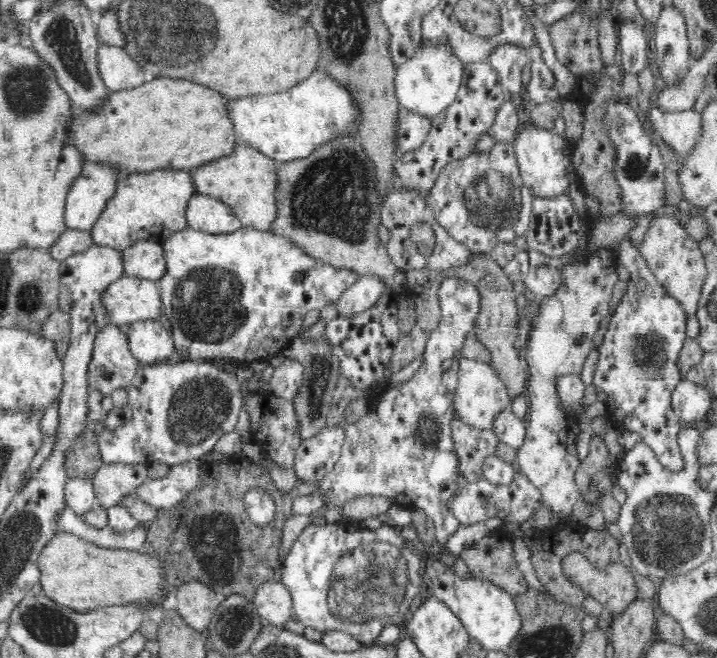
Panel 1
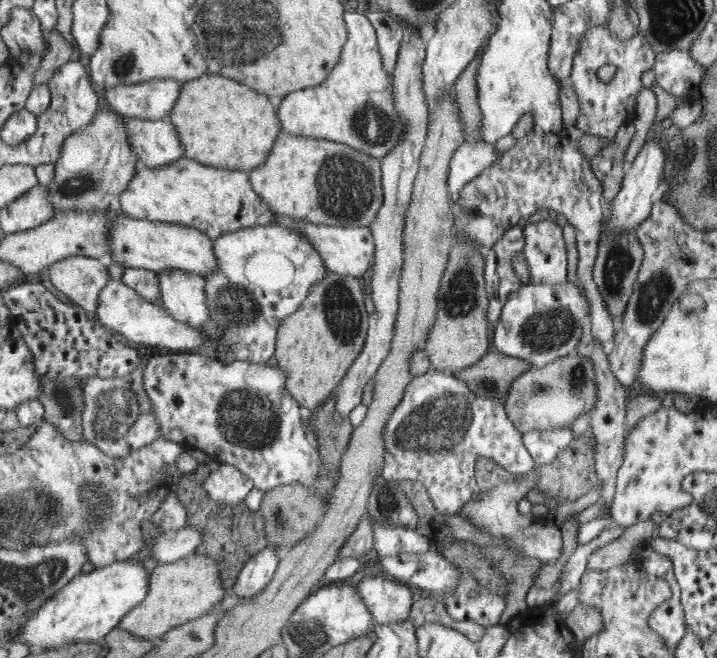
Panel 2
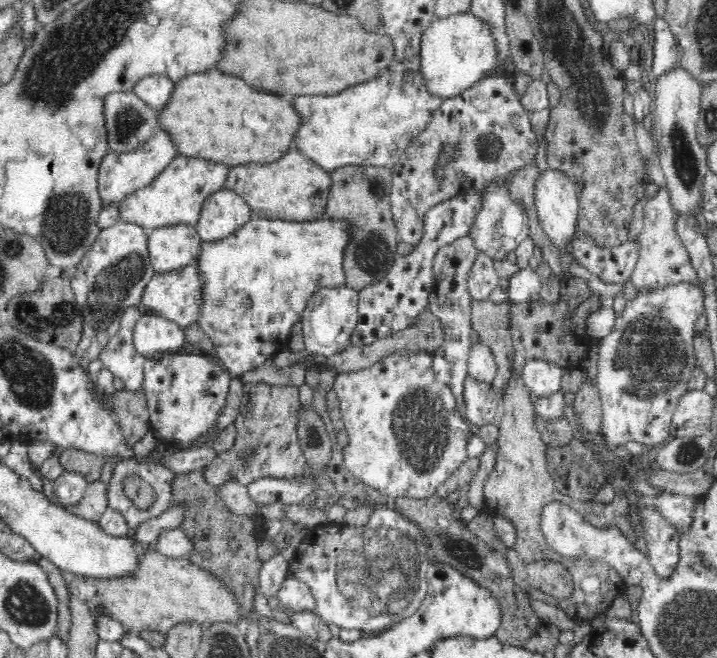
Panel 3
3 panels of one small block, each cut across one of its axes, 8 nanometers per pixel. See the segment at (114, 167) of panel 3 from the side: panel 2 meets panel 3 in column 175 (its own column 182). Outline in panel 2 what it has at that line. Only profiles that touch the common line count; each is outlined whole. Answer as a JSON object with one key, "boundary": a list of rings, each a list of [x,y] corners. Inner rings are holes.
{"boundary":[[[124,116],[130,132],[130,143],[139,156],[141,166],[161,169],[186,157],[176,125],[169,120],[143,121]]]}

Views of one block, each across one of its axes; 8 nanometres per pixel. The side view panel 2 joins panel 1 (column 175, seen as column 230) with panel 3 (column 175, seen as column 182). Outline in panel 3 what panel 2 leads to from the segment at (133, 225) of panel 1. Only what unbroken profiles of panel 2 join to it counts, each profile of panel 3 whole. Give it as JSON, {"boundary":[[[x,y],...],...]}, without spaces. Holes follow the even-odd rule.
{"boundary":[[[178,156],[158,178],[148,186],[131,192],[119,203],[122,221],[140,224],[146,230],[154,230],[178,224],[197,226],[202,212],[210,196],[226,187],[230,168],[217,161],[205,160],[201,157]]]}

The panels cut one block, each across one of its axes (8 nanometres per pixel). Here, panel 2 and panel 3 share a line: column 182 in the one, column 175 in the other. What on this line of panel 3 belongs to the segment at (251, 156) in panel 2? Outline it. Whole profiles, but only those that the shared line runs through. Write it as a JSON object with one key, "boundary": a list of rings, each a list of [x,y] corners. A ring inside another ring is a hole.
{"boundary":[[[212,68],[206,73],[186,75],[184,78],[181,78],[176,83],[174,97],[169,103],[169,106],[164,111],[160,112],[159,120],[161,120],[160,128],[165,129],[167,132],[172,134],[173,140],[177,144],[179,150],[179,156],[201,157],[205,160],[212,160],[226,164],[229,168],[236,165],[246,165],[249,163],[269,164],[281,160],[294,149],[294,144],[297,140],[303,122],[298,110],[294,108],[293,100],[290,102],[290,100],[286,100],[286,98],[282,98],[282,96],[278,96],[278,94],[266,94],[266,91],[253,87],[253,85],[246,82],[244,79],[242,79],[242,77],[225,73],[224,71],[220,70],[220,68]]]}

